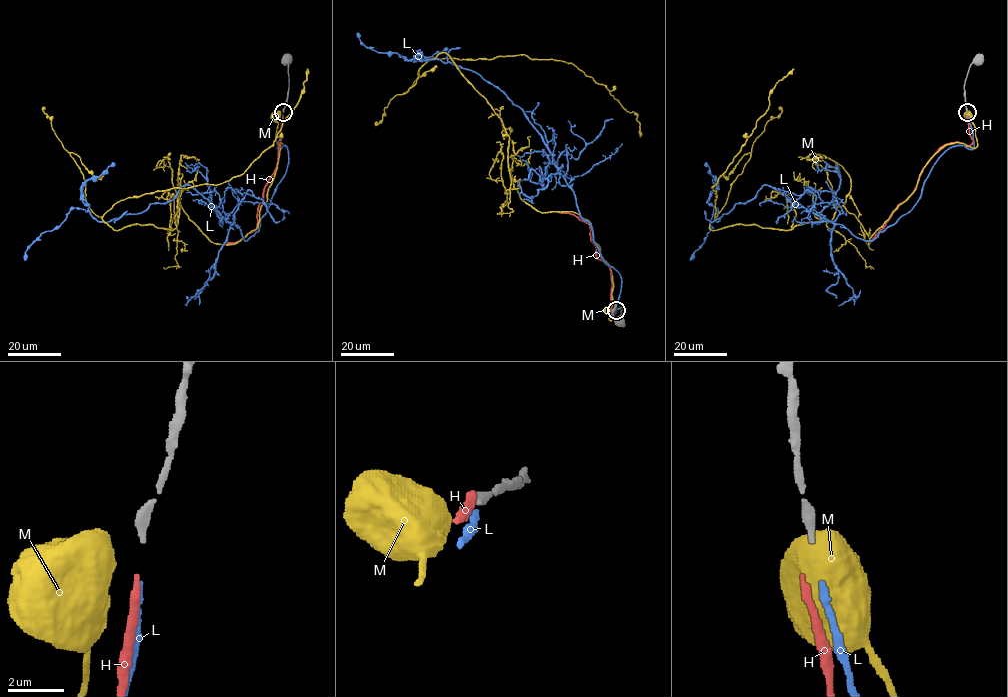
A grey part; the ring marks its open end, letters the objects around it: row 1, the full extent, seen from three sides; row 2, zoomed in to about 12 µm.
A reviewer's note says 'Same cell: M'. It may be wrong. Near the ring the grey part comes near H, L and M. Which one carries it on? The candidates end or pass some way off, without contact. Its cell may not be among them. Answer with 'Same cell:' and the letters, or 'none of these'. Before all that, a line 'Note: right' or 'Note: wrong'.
Note: wrong
Same cell: L

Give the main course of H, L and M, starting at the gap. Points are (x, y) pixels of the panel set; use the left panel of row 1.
H: (283, 115), (280, 142), (277, 143), (278, 162), (259, 205), (257, 227), (240, 240), (224, 242)
L: (283, 115), (286, 173), (247, 240), (186, 185), (172, 200), (109, 221), (72, 208), (25, 260)
M: (280, 113), (258, 226), (235, 243), (180, 206), (173, 230), (102, 219), (127, 198), (241, 175), (306, 68)

